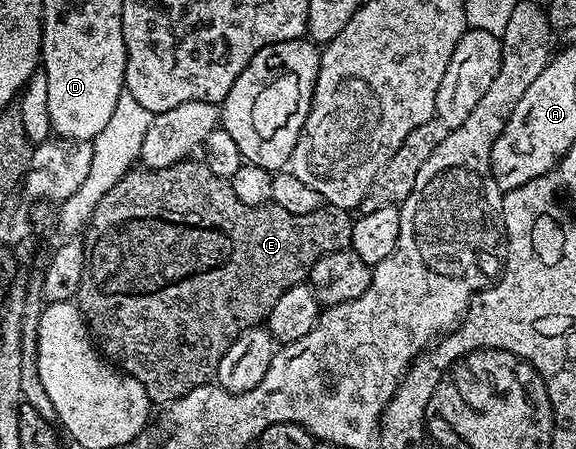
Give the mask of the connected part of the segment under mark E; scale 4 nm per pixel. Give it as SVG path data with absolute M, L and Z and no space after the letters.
M183 160L176 166L169 166L163 170L147 170L145 168L134 168L131 169L130 173L124 175L121 180L113 186L104 197L100 200L100 204L94 210L94 215L90 218L90 225L88 227L88 235L90 234L91 242L88 242L88 253L86 256L86 267L84 268L84 276L82 277L82 283L78 289L78 297L76 299L76 305L79 310L82 311L82 317L86 319L86 325L92 335L93 341L96 343L99 351L117 369L121 370L123 374L130 374L136 381L144 388L144 392L148 395L151 403L158 404L169 404L180 400L184 396L188 396L188 392L192 392L192 388L200 388L201 386L209 386L215 381L215 374L217 368L220 366L220 360L223 359L224 354L228 352L228 348L232 347L232 344L237 340L240 335L245 332L246 329L252 329L254 326L261 327L268 315L272 312L272 304L276 304L276 300L280 300L280 296L284 296L284 292L288 292L288 288L305 283L310 277L310 268L316 264L316 260L320 260L324 256L328 256L332 252L337 250L344 250L349 247L350 237L352 236L352 228L354 223L351 215L345 210L337 208L323 208L312 212L311 214L305 214L304 216L296 216L292 212L284 212L284 208L273 204L267 204L265 206L249 206L244 204L243 201L236 197L236 192L231 188L229 181L222 178L219 175L214 175L206 165L205 161L198 160Z

